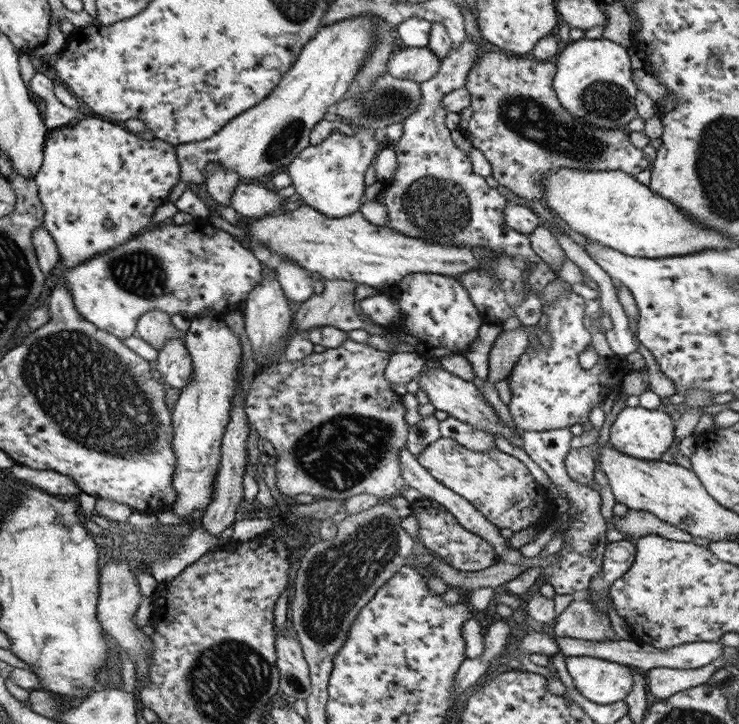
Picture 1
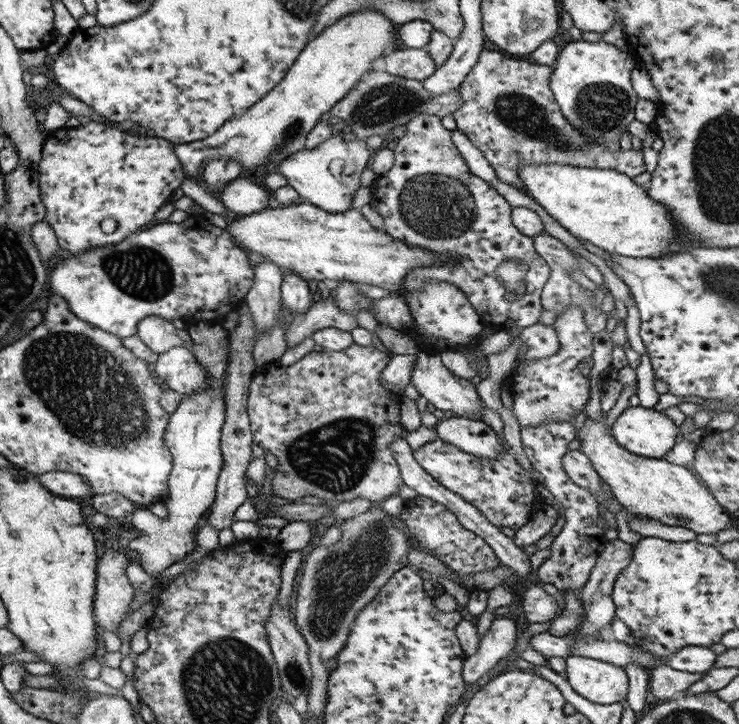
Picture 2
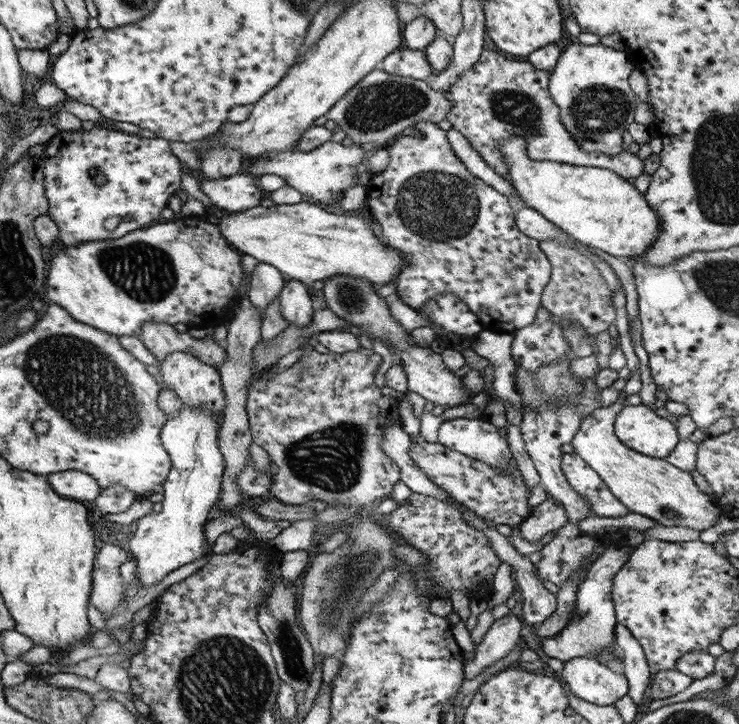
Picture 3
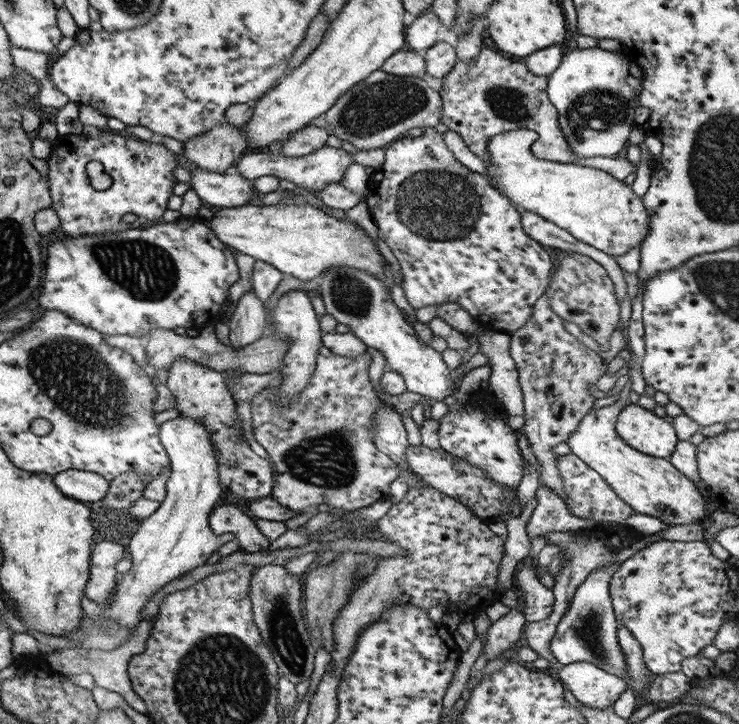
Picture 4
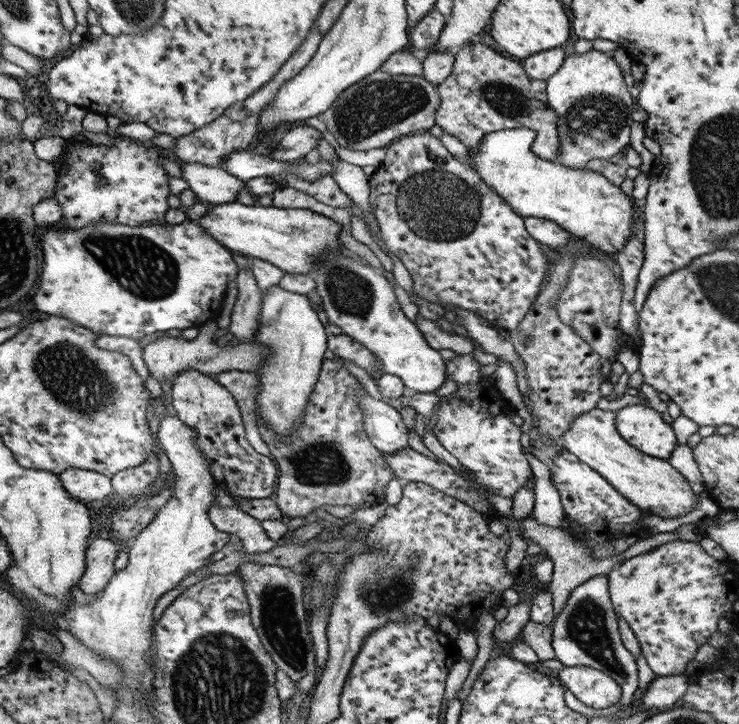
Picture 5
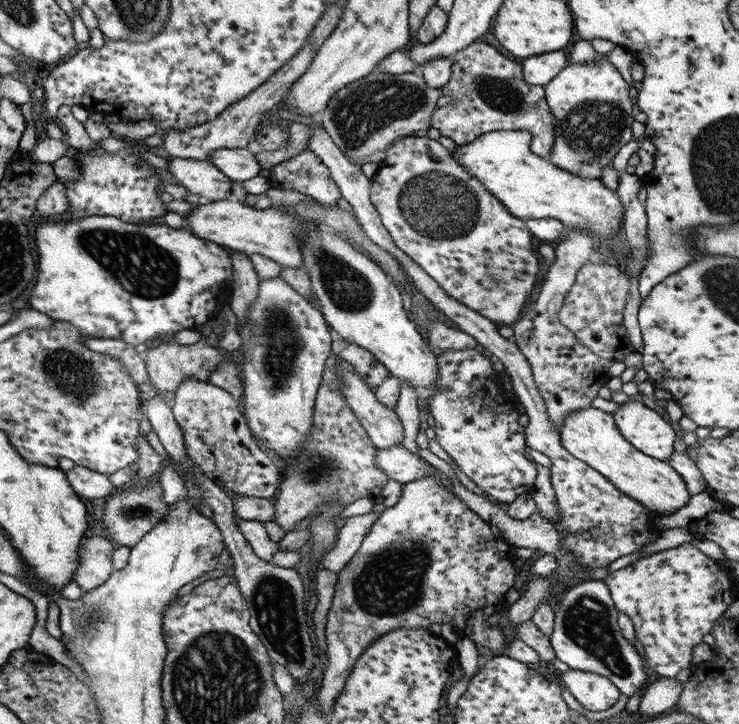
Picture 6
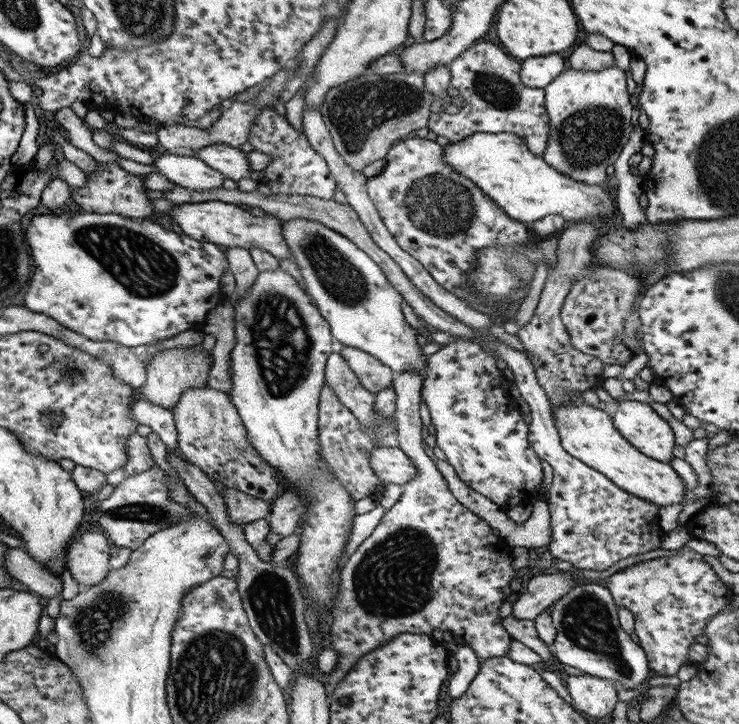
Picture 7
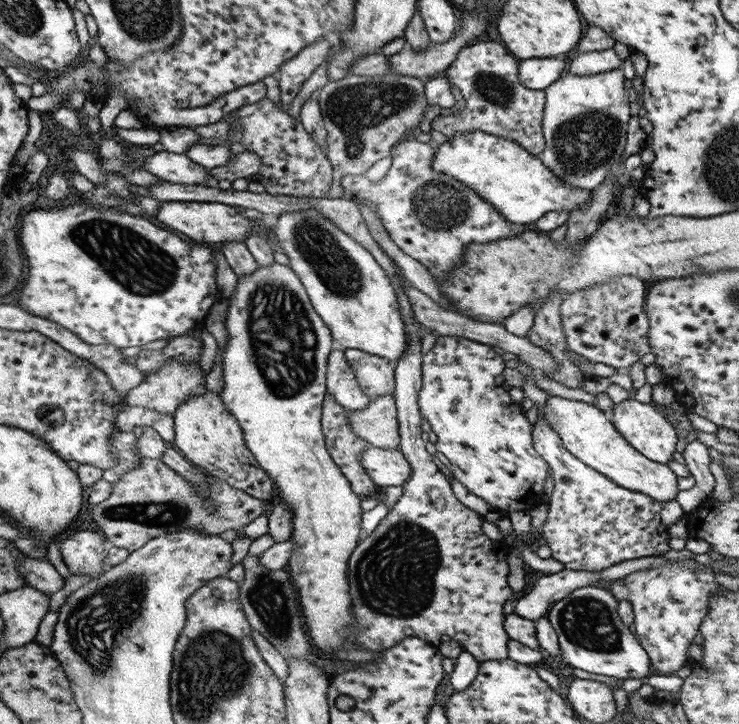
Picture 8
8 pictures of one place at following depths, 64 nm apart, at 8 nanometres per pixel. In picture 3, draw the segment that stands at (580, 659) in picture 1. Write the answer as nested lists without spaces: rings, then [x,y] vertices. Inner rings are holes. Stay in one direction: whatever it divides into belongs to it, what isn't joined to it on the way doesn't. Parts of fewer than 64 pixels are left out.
[[[572,658],[563,663],[560,677],[567,683],[568,689],[573,696],[597,705],[613,705],[615,701],[621,700],[628,691],[628,682],[622,675],[620,669],[609,668],[599,664],[597,660],[590,658]]]

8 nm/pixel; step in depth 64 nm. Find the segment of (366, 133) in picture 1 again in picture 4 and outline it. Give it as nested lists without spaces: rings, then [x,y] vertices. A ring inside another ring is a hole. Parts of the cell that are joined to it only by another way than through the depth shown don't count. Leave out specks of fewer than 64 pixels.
[[[323,146],[299,157],[285,157],[283,154],[275,152],[244,152],[237,160],[235,166],[227,172],[240,174],[247,180],[253,180],[261,176],[274,176],[279,179],[285,179],[299,187],[309,190],[309,192],[320,191],[327,183],[339,183],[345,168],[353,164],[350,152],[343,149]]]

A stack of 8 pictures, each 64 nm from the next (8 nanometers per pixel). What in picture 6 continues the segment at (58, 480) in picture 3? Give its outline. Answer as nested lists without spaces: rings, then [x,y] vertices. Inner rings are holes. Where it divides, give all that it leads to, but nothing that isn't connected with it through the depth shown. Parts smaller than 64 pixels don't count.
[[[79,465],[65,470],[64,475],[66,481],[74,490],[74,494],[84,501],[94,501],[97,504],[110,496],[114,491],[108,476]]]

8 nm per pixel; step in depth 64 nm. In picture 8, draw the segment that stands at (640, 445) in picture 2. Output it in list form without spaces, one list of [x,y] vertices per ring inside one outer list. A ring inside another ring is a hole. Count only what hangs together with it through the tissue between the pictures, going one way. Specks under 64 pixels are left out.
[[[629,398],[613,405],[608,417],[615,431],[619,432],[619,435],[645,458],[659,464],[667,464],[672,459],[671,453],[675,450],[677,441],[676,430],[653,405],[641,404]]]

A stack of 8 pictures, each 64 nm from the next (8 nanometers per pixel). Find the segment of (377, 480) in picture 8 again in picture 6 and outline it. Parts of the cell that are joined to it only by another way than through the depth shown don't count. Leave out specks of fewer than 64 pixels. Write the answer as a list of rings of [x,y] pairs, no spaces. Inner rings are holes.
[[[393,445],[389,448],[376,449],[374,454],[376,464],[385,473],[388,480],[394,480],[405,484],[411,481],[422,479],[429,475],[437,479],[448,491],[450,490],[450,480],[442,472],[433,468],[421,457],[411,454],[401,445]]]

